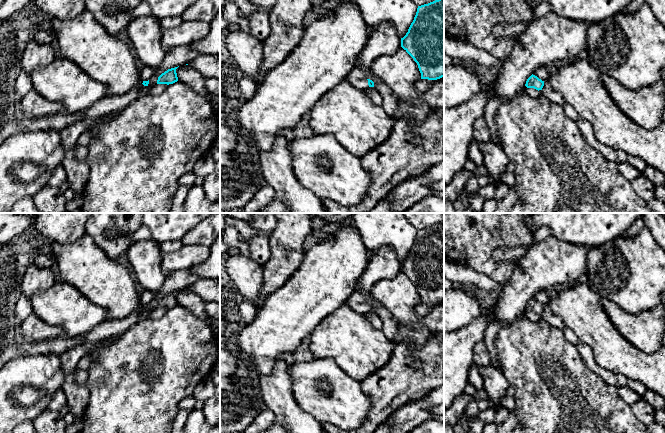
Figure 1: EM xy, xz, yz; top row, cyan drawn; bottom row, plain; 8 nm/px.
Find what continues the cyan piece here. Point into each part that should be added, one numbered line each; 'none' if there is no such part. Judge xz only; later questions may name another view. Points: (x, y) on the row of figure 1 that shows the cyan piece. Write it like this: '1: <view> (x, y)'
1: xz (356, 77)

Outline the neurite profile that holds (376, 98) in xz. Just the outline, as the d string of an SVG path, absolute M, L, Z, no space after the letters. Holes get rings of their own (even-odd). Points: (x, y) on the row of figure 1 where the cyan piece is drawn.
M368 87L364 90L366 95L371 99L372 103L381 106L383 103L383 98L381 94L377 93L374 87Z

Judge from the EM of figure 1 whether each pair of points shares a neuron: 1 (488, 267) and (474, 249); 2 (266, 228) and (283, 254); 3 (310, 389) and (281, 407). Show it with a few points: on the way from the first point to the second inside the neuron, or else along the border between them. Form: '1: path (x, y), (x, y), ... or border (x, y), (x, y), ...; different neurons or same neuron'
1: path (484, 263), (476, 253); same neuron
2: border (276, 223), (269, 237), (270, 257); different neurons
3: border (289, 376), (292, 394), (296, 403), (311, 415); different neurons

